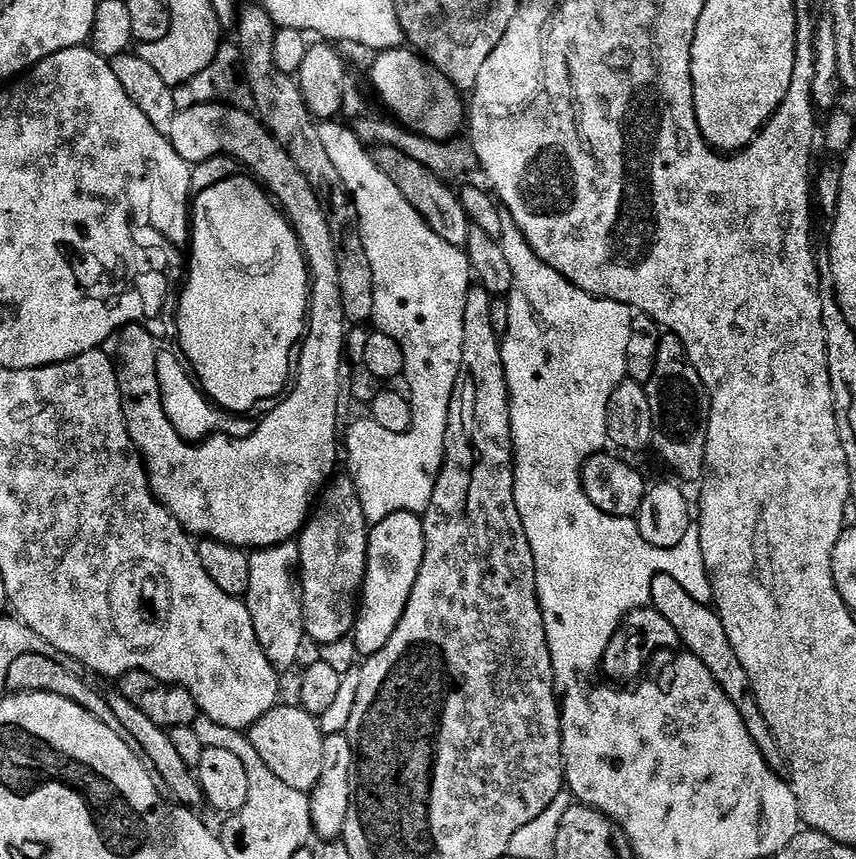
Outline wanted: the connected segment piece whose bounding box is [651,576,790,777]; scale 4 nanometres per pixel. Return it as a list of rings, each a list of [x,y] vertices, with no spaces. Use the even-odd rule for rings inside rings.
[[[655,576],[652,580],[651,607],[656,608],[658,614],[662,614],[662,618],[666,618],[670,626],[674,626],[674,630],[678,630],[681,645],[700,659],[702,666],[706,666],[706,670],[714,674],[714,682],[722,686],[726,698],[730,698],[730,702],[738,706],[738,714],[742,714],[746,722],[746,730],[750,730],[758,750],[762,750],[768,765],[779,776],[787,777],[790,772],[789,762],[774,738],[766,718],[762,718],[762,710],[758,710],[758,702],[750,686],[750,674],[746,674],[746,666],[738,662],[738,654],[734,654],[734,646],[730,646],[730,638],[726,638],[726,626],[722,626],[720,613],[715,607],[690,598],[690,594],[686,594],[686,586],[682,586],[682,582],[674,582],[674,578],[669,576]]]

